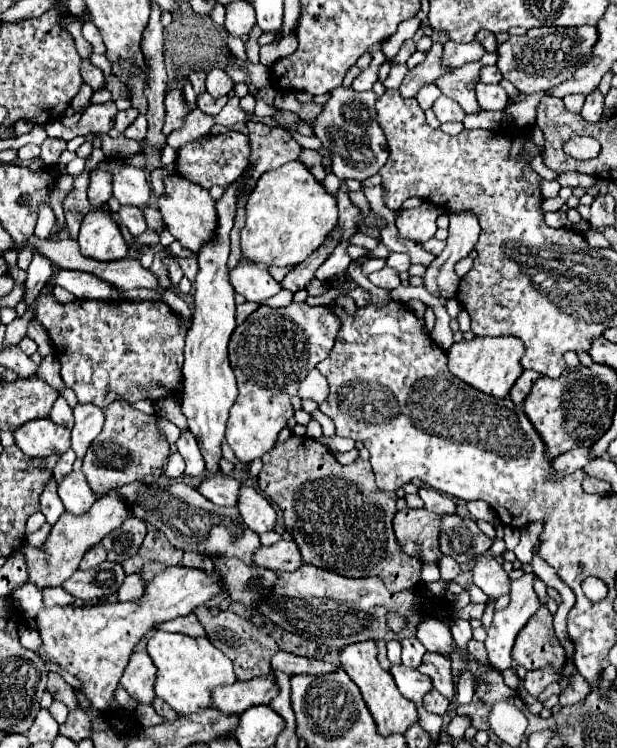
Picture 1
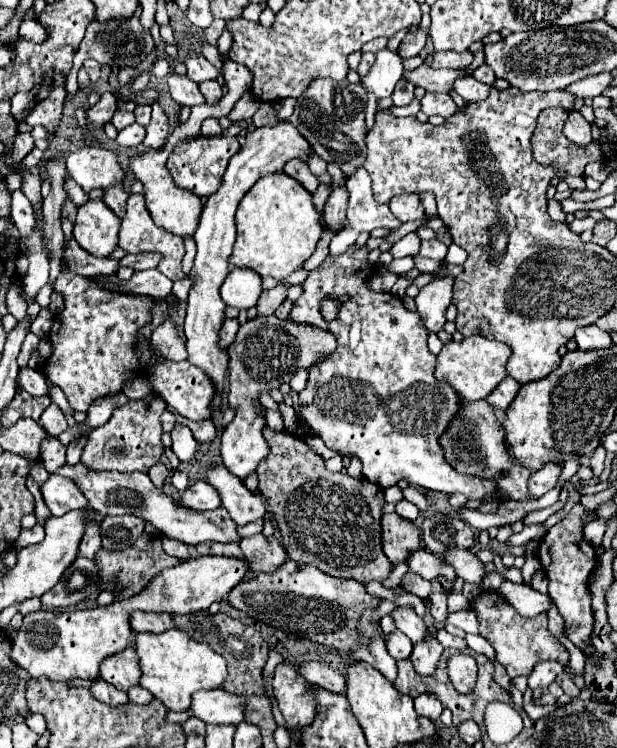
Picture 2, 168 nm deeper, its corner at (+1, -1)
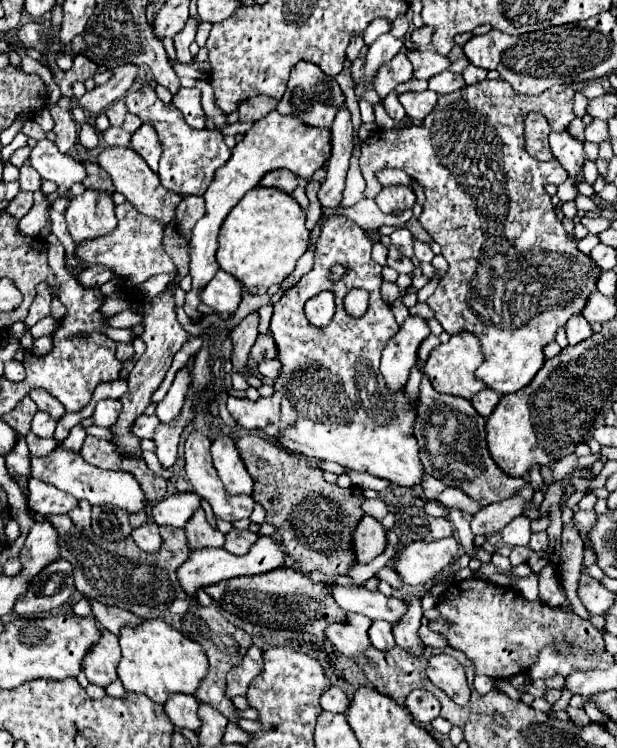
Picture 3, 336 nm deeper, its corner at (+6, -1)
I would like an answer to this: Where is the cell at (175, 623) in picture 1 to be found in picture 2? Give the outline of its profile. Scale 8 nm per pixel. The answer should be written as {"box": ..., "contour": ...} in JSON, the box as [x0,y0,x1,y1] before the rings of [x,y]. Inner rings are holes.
{"box":[129,612,175,632],"contour":[[[131,612],[129,624],[133,632],[165,632],[169,628],[175,628],[173,620],[169,614],[159,614],[159,612]]]}

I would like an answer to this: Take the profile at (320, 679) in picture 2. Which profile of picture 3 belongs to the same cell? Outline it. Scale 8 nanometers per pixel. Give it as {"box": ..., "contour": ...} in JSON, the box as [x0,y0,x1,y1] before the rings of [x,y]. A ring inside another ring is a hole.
{"box":[320,686,348,714],"contour":[[[330,686],[320,696],[320,706],[324,710],[330,710],[330,712],[342,712],[342,714],[346,714],[346,710],[348,710],[348,696],[338,686]]]}

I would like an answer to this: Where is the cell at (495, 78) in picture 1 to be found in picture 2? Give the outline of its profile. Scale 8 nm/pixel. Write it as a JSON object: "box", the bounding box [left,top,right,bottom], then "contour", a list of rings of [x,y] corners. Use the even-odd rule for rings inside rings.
{"box":[473,64,495,86],"contour":[[[481,64],[481,66],[473,72],[473,76],[475,76],[475,80],[479,80],[479,82],[483,82],[483,84],[487,84],[487,86],[493,86],[493,82],[495,82],[495,74],[493,74],[493,70],[491,70],[487,64]]]}

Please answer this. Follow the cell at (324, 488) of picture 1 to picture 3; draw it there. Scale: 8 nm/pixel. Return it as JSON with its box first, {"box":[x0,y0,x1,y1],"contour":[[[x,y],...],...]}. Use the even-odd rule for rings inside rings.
{"box":[236,434,364,576],"contour":[[[246,434],[236,440],[240,456],[254,478],[252,498],[266,510],[266,522],[276,526],[278,540],[288,556],[292,556],[302,572],[320,570],[328,576],[346,576],[356,566],[352,552],[352,532],[362,520],[364,490],[358,486],[340,488],[324,480],[316,460],[296,456],[278,442],[258,434]]]}

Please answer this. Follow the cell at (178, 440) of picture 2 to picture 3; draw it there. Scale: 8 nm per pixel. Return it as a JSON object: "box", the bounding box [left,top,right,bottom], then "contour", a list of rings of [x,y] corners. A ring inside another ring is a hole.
{"box":[156,370,188,424],"contour":[[[178,370],[168,394],[164,396],[164,400],[156,408],[156,416],[164,424],[170,424],[176,418],[176,414],[180,414],[180,408],[184,406],[186,390],[188,390],[188,372],[186,370]]]}

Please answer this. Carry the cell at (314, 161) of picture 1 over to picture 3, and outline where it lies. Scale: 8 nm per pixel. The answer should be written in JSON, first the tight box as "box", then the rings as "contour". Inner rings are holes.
{"box":[260,170,298,194],"contour":[[[274,170],[274,172],[268,172],[262,180],[260,180],[262,186],[272,186],[272,188],[280,188],[288,194],[292,194],[298,186],[298,176],[294,172],[288,172],[288,170]]]}

